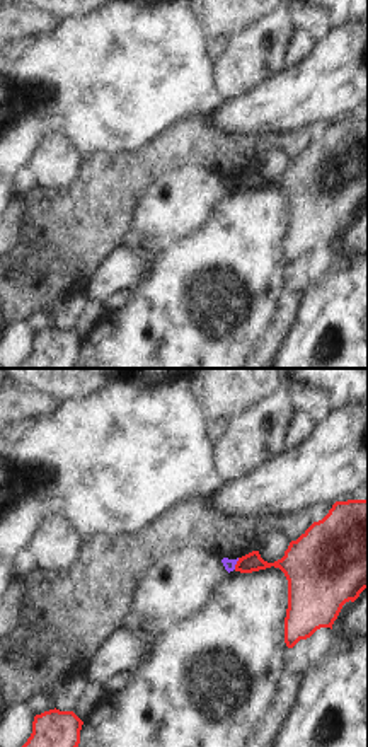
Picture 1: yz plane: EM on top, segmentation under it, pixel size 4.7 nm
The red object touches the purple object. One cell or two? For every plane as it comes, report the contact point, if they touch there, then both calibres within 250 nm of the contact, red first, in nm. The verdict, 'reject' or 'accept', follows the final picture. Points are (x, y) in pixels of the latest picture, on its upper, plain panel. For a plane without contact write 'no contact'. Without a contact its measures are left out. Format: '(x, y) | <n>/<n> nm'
(237, 181) | 100/50 nm

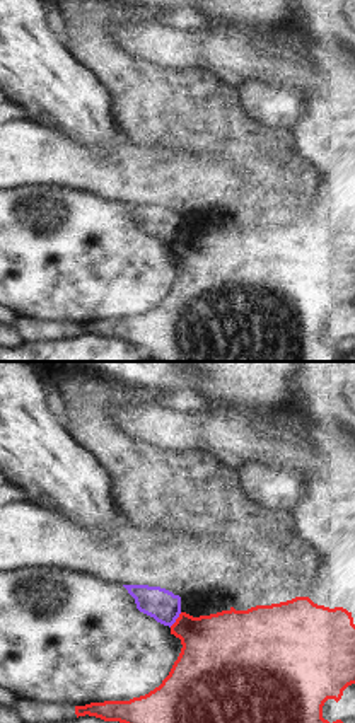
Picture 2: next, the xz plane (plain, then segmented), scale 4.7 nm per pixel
(176, 237) | 340/150 nm

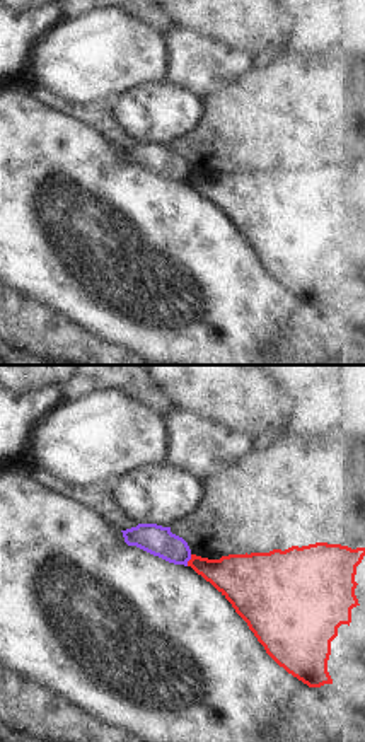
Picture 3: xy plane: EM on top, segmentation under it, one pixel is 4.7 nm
(190, 178) | 220/140 nm

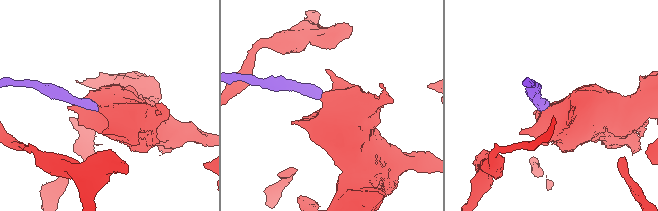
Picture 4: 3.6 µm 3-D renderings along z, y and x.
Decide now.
reject

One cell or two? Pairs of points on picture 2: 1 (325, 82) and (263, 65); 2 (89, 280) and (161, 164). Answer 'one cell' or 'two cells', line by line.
1: one cell
2: two cells

